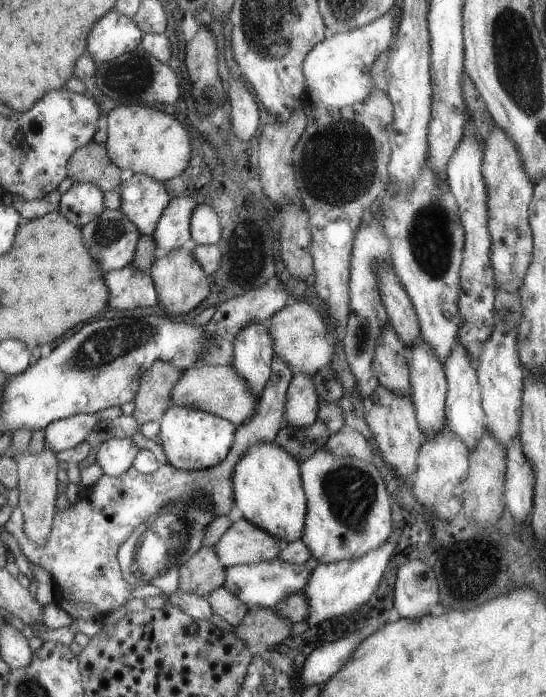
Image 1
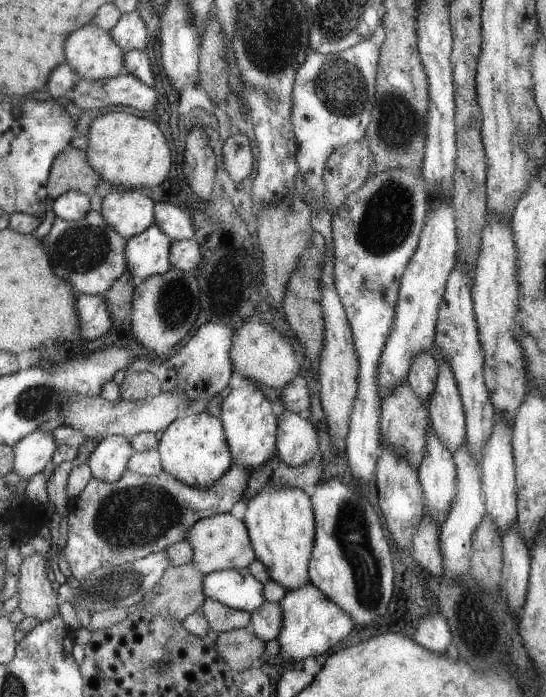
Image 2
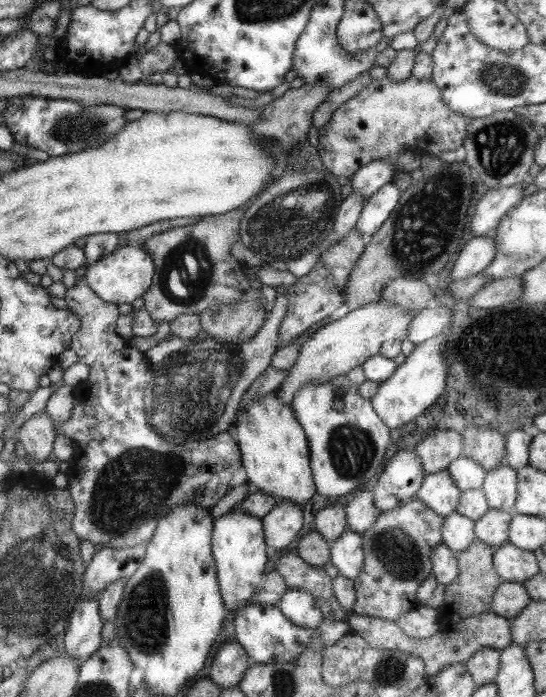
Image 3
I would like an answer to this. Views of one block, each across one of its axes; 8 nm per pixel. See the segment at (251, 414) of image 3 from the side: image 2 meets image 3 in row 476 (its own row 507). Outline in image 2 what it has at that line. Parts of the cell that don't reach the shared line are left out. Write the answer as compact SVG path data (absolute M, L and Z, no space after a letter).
M265 486L257 496L247 502L243 524L249 530L249 538L255 550L255 560L261 560L269 578L293 592L311 582L309 560L315 546L313 540L313 504L311 498L299 488Z

